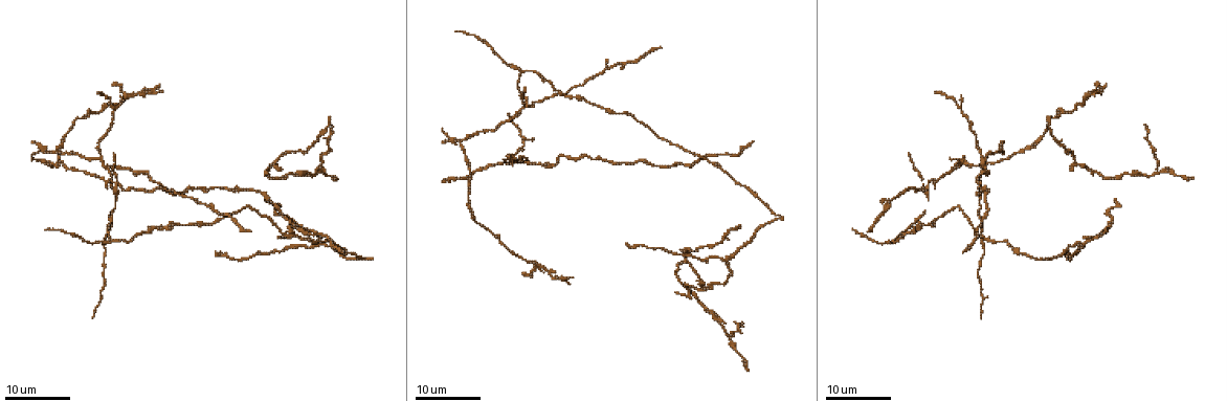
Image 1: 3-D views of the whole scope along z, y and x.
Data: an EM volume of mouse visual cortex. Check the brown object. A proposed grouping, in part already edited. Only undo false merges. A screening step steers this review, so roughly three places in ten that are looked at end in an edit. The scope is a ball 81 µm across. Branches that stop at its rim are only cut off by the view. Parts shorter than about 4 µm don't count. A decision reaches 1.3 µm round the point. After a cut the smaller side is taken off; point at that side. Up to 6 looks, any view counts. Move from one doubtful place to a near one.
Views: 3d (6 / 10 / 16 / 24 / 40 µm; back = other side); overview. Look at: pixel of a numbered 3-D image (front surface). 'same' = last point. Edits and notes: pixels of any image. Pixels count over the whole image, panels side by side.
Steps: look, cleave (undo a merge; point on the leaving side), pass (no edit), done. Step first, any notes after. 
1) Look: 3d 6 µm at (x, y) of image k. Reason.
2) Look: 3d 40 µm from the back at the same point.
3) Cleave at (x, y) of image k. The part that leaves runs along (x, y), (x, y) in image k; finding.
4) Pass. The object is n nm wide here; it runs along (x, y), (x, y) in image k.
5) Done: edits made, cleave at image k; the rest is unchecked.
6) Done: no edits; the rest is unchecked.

Look: 3d 16 µm at (111, 241) of image 1. A fork.

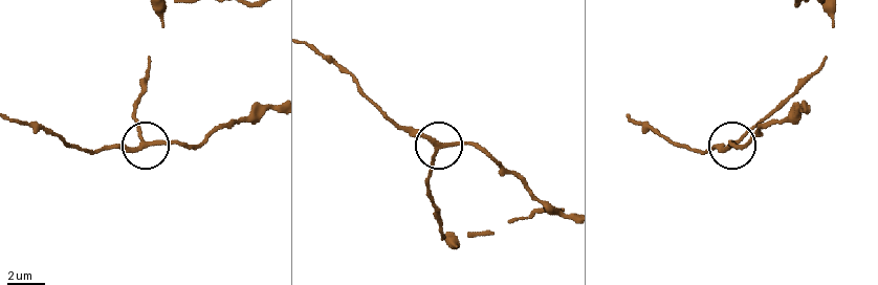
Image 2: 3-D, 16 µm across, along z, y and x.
Look: 3d 10 µm at (143, 144) of image 2.

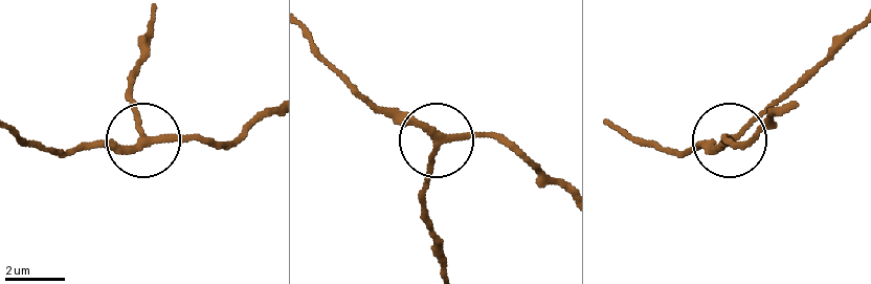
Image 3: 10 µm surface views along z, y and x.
Pass. The object is 210 nm wide here; it runs along (564, 189), (496, 142), (451, 136), (433, 151), (424, 194) in image 3; continuous, no second neuron.

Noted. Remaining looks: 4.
Look: 3d 24 µm at (1155, 170) of image 1. Two arms in line, one across.

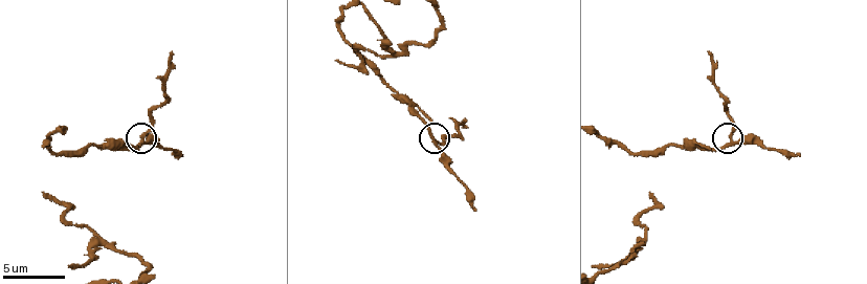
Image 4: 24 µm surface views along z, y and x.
Look: 3d 6 µm at (434, 141) of image 4.

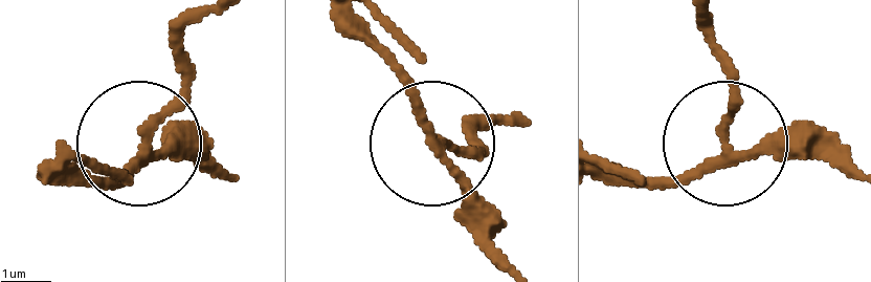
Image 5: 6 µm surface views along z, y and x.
Pass. The object is 180 nm wide here; one neuron here.

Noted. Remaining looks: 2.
Look: 3d 10 µm at (95, 238) of image 4.

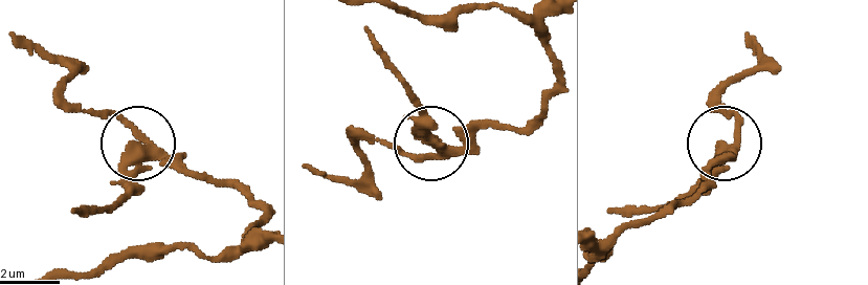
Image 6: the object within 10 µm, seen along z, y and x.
Cleave at (129, 190) of image 6. The object is 360 nm wide here; the part that leaves runs along (146, 157), (111, 204), (73, 212) in image 6; two neurons meet here.

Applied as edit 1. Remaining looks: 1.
Done: edits made, cleave at image 6; the rest is unchecked.

